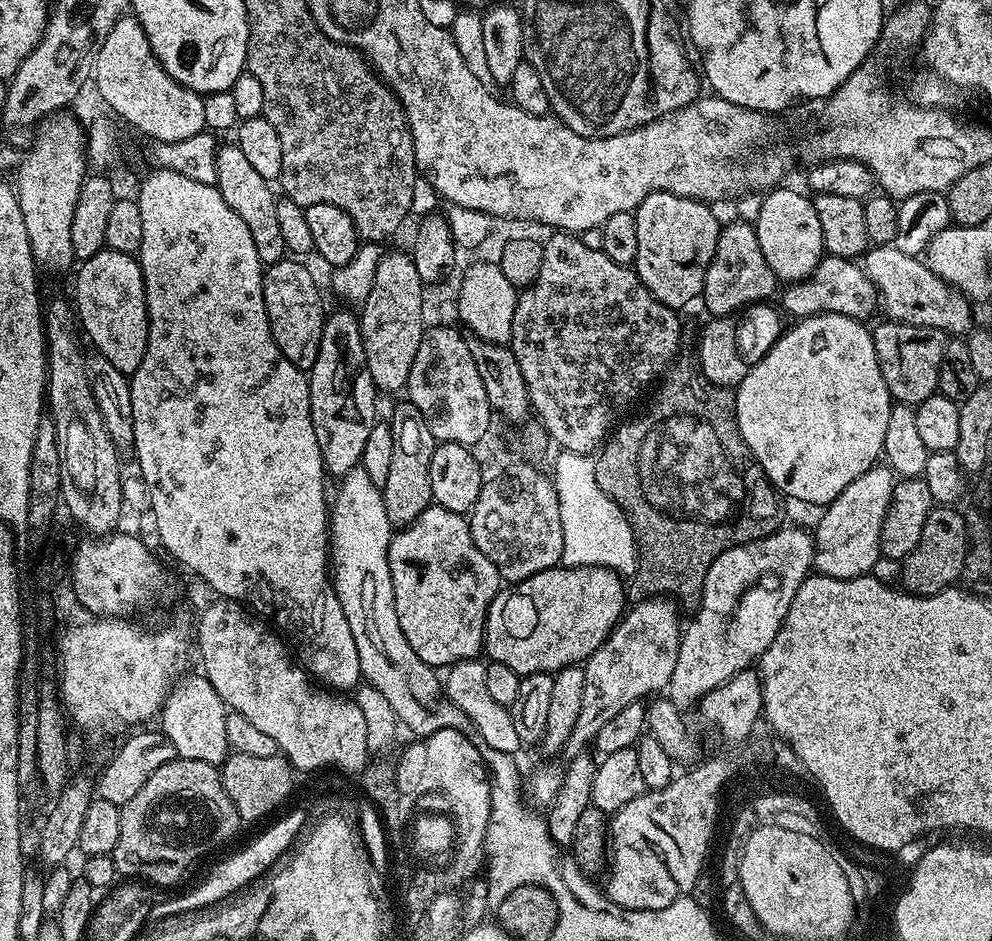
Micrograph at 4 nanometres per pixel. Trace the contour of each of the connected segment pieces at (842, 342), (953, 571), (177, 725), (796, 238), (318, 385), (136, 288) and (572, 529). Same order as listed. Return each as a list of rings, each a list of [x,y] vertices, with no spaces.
[[[822,314],[797,319],[793,324],[764,359],[748,369],[735,389],[736,421],[746,446],[756,455],[777,493],[804,504],[827,506],[854,478],[877,467],[894,401],[882,378],[872,333],[865,321],[842,314]]]
[[[952,506],[933,507],[926,518],[926,526],[922,526],[918,546],[914,546],[912,553],[902,562],[899,583],[903,591],[911,592],[914,596],[929,596],[953,587],[964,575],[968,545],[964,512]]]
[[[203,674],[185,675],[172,685],[158,713],[159,727],[172,744],[172,751],[181,760],[201,760],[207,764],[221,765],[230,755],[226,742],[228,712],[222,698]]]
[[[773,187],[764,196],[760,217],[754,222],[754,227],[758,234],[758,246],[762,246],[762,254],[766,254],[766,262],[776,275],[777,281],[795,282],[808,279],[809,274],[816,269],[818,262],[824,259],[826,253],[822,242],[822,222],[818,222],[815,203],[811,199],[807,200],[802,193],[784,187]]]
[[[346,308],[332,311],[325,317],[323,336],[319,342],[315,362],[308,370],[311,422],[319,452],[323,456],[325,471],[334,478],[344,476],[360,463],[362,447],[378,422],[376,396],[378,389],[366,364],[365,347],[362,346],[360,321]]]
[[[105,247],[103,252],[94,254],[94,258],[83,261],[79,267],[75,269],[74,312],[83,335],[96,347],[93,349],[114,366],[114,370],[125,374],[136,372],[138,366],[142,366],[148,341],[148,311],[139,259]]]
[[[561,451],[556,460],[554,483],[562,518],[562,558],[560,564],[572,567],[604,567],[628,578],[638,567],[636,539],[624,511],[598,486],[596,461],[589,454]]]

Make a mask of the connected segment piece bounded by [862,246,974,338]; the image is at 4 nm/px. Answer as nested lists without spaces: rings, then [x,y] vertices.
[[[872,246],[862,257],[862,267],[864,273],[870,278],[870,282],[876,287],[882,312],[884,308],[885,317],[888,320],[899,320],[901,324],[913,324],[919,328],[937,328],[956,338],[963,337],[972,331],[973,301],[965,298],[957,288],[951,288],[945,280],[933,274],[920,256],[902,254],[902,250],[894,246]]]

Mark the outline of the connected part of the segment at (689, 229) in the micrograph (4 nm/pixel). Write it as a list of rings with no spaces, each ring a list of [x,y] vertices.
[[[655,192],[650,194],[637,206],[636,221],[638,222],[638,258],[634,265],[634,271],[639,276],[641,282],[650,290],[650,294],[654,294],[654,298],[658,298],[667,308],[675,308],[683,310],[692,299],[699,297],[704,290],[704,279],[706,278],[706,270],[710,266],[710,262],[716,253],[718,246],[718,238],[720,237],[720,230],[722,227],[721,221],[716,221],[716,216],[711,212],[709,205],[703,200],[691,200],[690,198],[682,198],[678,194],[670,194],[669,192]]]

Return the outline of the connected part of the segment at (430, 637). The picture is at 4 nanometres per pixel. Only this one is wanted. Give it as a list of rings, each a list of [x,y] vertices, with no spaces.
[[[432,503],[414,522],[403,525],[393,535],[388,547],[390,578],[394,586],[394,606],[398,610],[398,626],[410,642],[410,650],[422,658],[431,668],[447,669],[459,660],[475,660],[484,647],[484,624],[487,610],[496,593],[502,588],[502,581],[494,562],[474,546],[467,519],[454,510],[446,510],[441,504]]]

